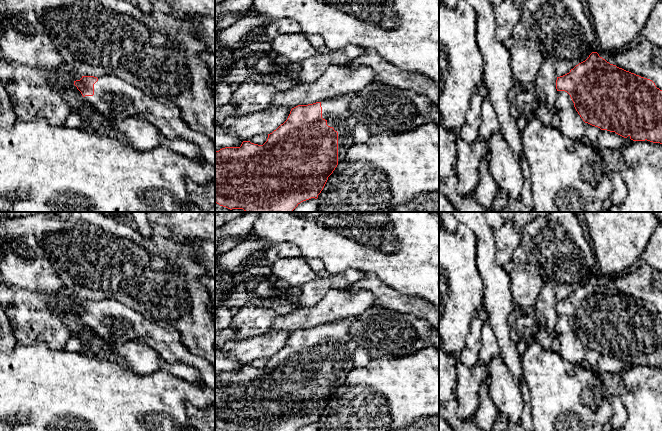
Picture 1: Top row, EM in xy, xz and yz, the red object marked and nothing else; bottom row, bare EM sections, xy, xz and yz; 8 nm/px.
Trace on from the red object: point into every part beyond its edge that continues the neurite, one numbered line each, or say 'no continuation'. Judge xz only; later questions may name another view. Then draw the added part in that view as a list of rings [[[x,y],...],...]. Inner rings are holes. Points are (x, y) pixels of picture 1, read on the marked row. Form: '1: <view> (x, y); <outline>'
1: xz (336, 111); [[[346,94],[338,98],[333,98],[325,101],[321,101],[322,107],[322,118],[327,121],[327,125],[333,127],[338,132],[338,163],[342,162],[350,147],[353,144],[353,131],[355,126],[358,124],[357,119],[350,111],[350,103],[353,95]]]

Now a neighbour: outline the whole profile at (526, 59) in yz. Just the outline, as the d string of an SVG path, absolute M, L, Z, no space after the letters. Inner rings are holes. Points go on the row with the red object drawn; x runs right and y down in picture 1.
M519 22L512 37L515 45L510 49L513 86L535 83L538 71L545 61L537 44L528 38L526 28Z

